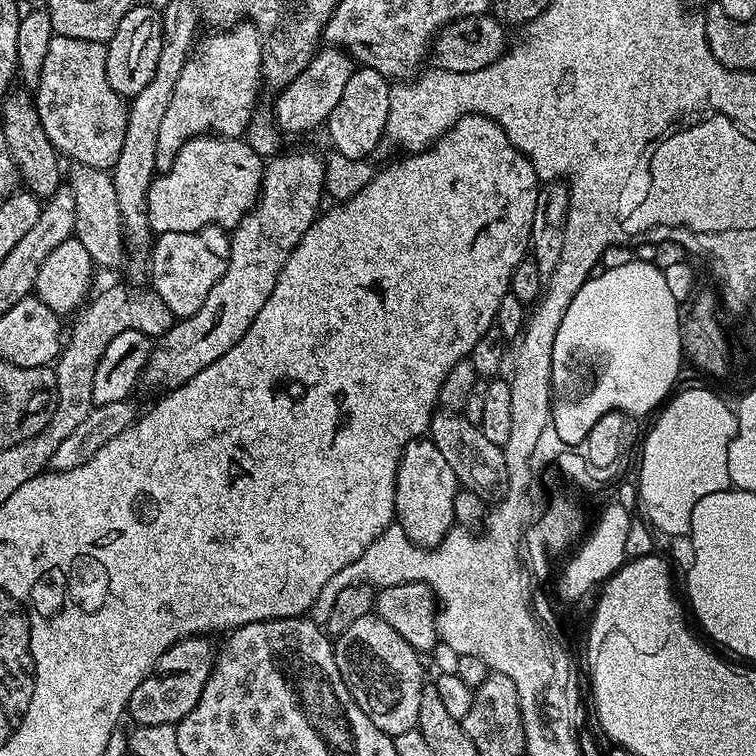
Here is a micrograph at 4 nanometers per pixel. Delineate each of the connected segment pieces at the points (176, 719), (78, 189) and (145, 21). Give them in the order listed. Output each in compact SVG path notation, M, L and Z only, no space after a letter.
M207 637L179 640L158 660L150 675L138 684L127 706L127 713L139 726L176 725L197 705L205 682L215 664L215 645Z
M76 164L73 172L66 176L66 186L74 194L76 211L75 239L86 246L93 265L100 268L119 269L126 260L124 227L118 210L118 194L114 194L114 182L111 175L103 168L91 168L85 164Z
M138 2L118 22L118 30L106 41L106 78L117 94L131 98L146 82L154 78L154 66L158 66L158 54L162 50L162 24L164 18L159 8L151 8L147 2Z

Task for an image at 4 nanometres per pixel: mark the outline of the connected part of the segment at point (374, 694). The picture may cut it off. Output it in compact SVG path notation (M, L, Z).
M375 614L350 622L350 626L335 637L334 647L336 665L352 696L352 703L368 715L378 730L393 737L416 727L420 691L426 686L424 668L420 665L421 653Z

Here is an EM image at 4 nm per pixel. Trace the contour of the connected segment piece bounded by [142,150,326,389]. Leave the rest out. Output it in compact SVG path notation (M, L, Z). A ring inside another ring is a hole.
M287 150L281 151L265 163L264 177L260 183L260 197L256 199L253 208L244 215L240 225L231 229L226 274L222 274L214 290L206 294L206 302L198 306L193 316L177 319L172 328L166 330L166 334L155 341L152 353L148 355L148 364L144 367L142 380L145 385L148 383L152 388L163 389L164 383L168 383L168 386L185 384L190 378L194 378L194 374L198 374L198 370L206 370L210 362L222 358L226 350L242 342L242 334L250 330L250 322L254 322L254 318L258 318L258 310L266 306L266 298L270 298L270 293L278 282L278 274L282 266L286 266L286 258L290 258L294 246L298 246L302 234L310 230L310 226L321 211L320 199L325 199L326 196L325 163L323 155L320 157L312 152L287 152Z

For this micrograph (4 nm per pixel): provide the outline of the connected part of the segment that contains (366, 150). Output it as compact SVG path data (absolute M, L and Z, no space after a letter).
M357 67L338 106L328 115L326 129L337 153L351 160L363 161L384 140L386 114L390 114L390 81L373 68Z

